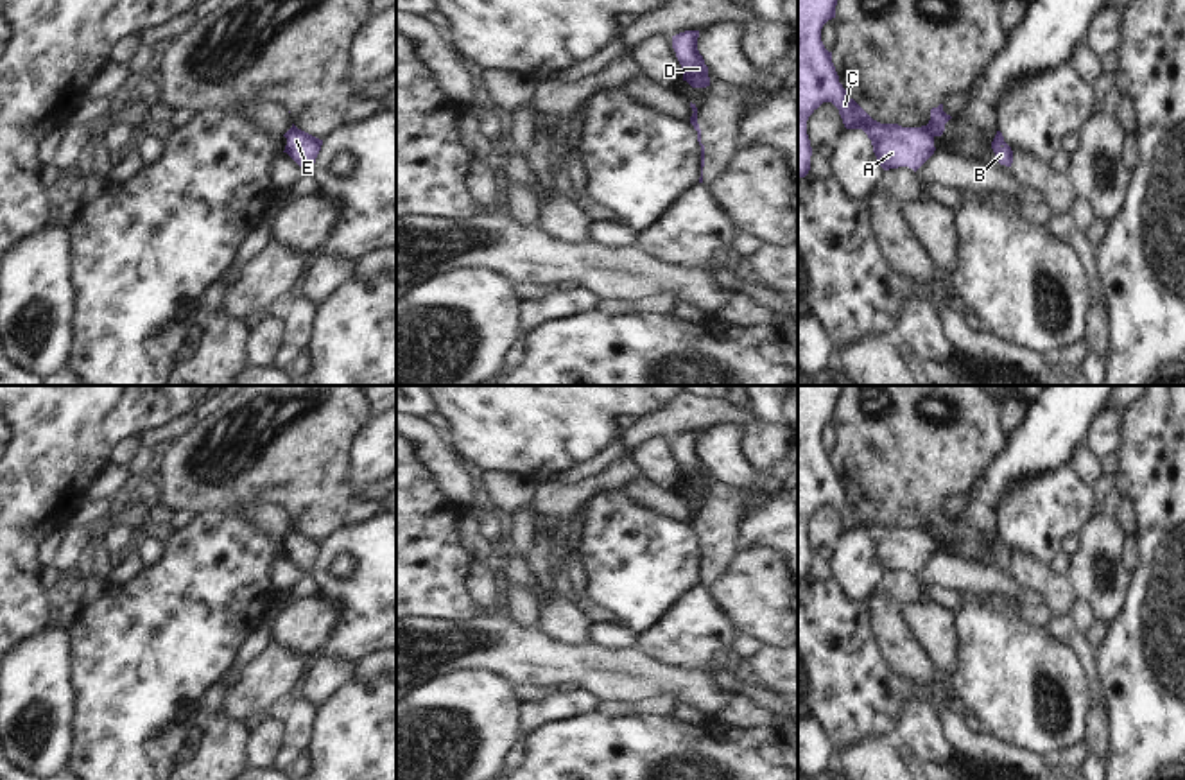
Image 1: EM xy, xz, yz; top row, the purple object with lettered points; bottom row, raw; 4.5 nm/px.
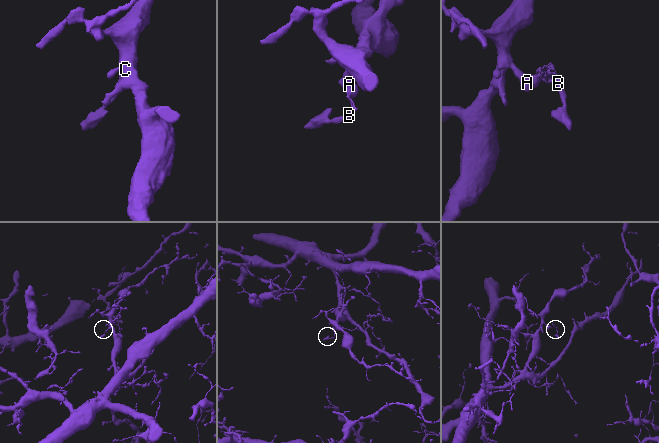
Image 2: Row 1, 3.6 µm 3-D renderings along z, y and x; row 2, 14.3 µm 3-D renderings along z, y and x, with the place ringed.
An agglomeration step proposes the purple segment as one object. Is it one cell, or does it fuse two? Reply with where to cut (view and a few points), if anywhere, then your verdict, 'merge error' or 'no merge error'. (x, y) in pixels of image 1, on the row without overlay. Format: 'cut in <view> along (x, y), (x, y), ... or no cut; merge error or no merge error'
cut in yz along (925, 528), (933, 538); merge error

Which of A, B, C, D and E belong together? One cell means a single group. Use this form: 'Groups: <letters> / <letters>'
Groups: A C D E / B

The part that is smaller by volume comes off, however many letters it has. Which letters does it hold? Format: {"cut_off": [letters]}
{"cut_off": ["B"]}

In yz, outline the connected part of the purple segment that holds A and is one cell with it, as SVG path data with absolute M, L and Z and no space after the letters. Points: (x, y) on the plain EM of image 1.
M798 386L798 581L810 572L812 549L807 536L807 522L823 504L832 504L839 511L846 531L862 531L868 536L884 572L909 568L916 574L936 552L934 538L927 527L902 529L873 522L848 498L832 464L832 454L821 443L823 427L835 420L841 389L843 386Z

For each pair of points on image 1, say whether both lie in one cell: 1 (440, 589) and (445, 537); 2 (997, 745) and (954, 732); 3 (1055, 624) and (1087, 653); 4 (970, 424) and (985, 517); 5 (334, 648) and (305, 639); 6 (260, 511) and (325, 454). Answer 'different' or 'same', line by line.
1: same
2: same
3: same
4: different
5: different
6: different

